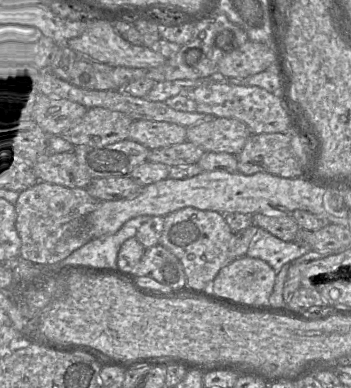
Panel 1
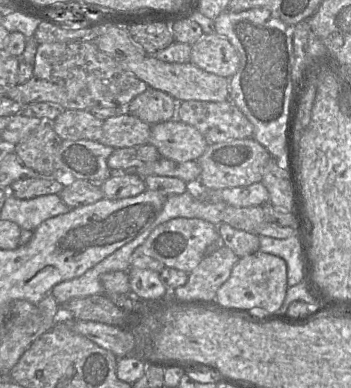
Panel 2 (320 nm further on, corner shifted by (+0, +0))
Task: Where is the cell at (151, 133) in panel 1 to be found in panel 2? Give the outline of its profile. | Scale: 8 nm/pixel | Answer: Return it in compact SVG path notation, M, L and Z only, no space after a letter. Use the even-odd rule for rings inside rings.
M121 110L117 115L103 120L99 143L114 149L149 143L151 125Z

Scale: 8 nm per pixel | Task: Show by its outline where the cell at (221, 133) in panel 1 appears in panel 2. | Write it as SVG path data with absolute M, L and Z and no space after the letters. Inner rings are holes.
M180 120L151 125L149 144L157 148L162 158L177 162L197 161L209 145L205 137L195 127Z

